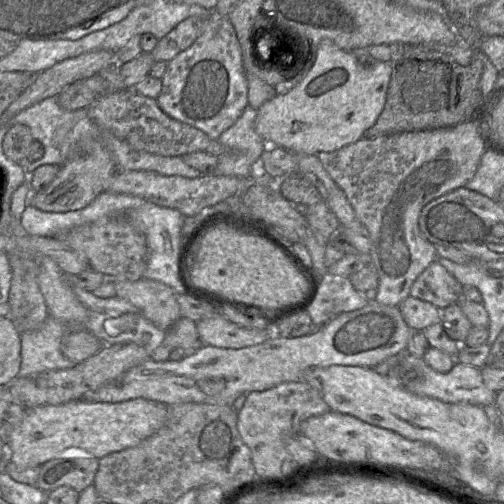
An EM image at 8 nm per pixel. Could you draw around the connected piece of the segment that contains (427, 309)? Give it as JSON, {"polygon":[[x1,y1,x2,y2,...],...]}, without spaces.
{"polygon":[[408,296,398,307,405,322,413,331,424,331,427,327,441,322,441,310,418,298]]}

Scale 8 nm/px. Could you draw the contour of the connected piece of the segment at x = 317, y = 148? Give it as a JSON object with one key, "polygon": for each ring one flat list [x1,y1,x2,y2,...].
{"polygon":[[329,40,321,41,315,61,303,80,288,93,276,95,257,110,256,132,269,146,281,147,295,154,317,155,355,143,381,114,392,74,389,62,368,60,366,63,368,66,352,52,340,49]]}

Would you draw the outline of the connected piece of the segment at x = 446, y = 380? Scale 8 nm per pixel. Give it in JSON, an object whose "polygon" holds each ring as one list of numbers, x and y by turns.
{"polygon":[[405,349,402,351,401,361,388,371,386,378,418,396,434,398,444,403,469,403,484,407,495,404,497,392,485,386,480,369,456,362,449,372,440,373,428,366,423,357,417,357]]}

